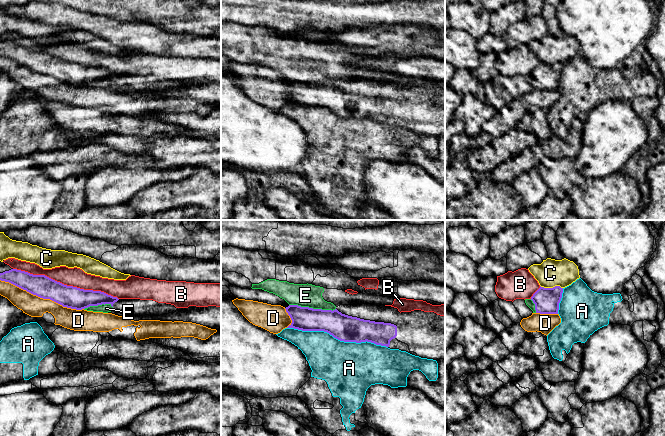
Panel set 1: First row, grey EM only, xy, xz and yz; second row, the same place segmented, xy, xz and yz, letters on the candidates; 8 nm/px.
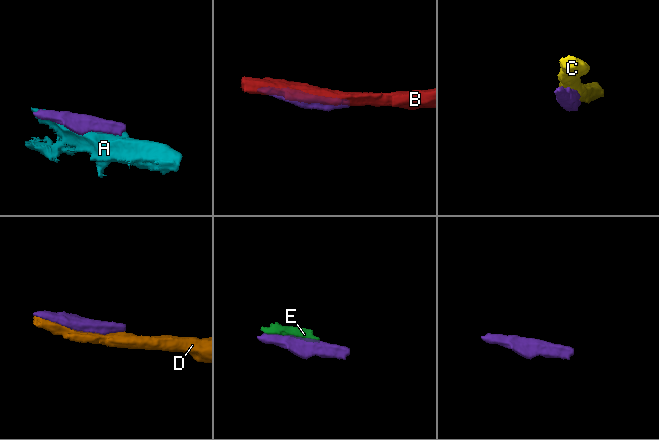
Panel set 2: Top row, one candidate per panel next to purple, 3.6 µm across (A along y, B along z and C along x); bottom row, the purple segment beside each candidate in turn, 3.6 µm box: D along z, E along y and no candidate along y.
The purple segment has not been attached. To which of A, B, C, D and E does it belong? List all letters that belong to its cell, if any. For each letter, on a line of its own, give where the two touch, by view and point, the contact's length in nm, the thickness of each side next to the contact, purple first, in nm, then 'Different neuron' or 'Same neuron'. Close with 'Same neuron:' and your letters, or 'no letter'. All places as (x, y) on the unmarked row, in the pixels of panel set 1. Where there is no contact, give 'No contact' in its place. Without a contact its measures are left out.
A: Touches purple at xz (337, 114). Shared border 800 nm. Thickness 220 nm (purple) against 420 nm. Different neuron
B: Touches purple at xy (66, 61). Shared border 900 nm. Thickness 180 nm (purple) against 160 nm. Different neuron
C: Touches purple at yz (551, 64). Shared border 190 nm. Thickness 200 nm (purple) against 220 nm. Different neuron
D: Touches purple at xy (42, 73). Shared border 700 nm. Thickness 180 nm (purple) against 170 nm. Different neuron
E: Touches purple at xz (312, 84). Shared border 380 nm. Thickness 200 nm (purple) against 190 nm. Different neuron
Same neuron: no letter

